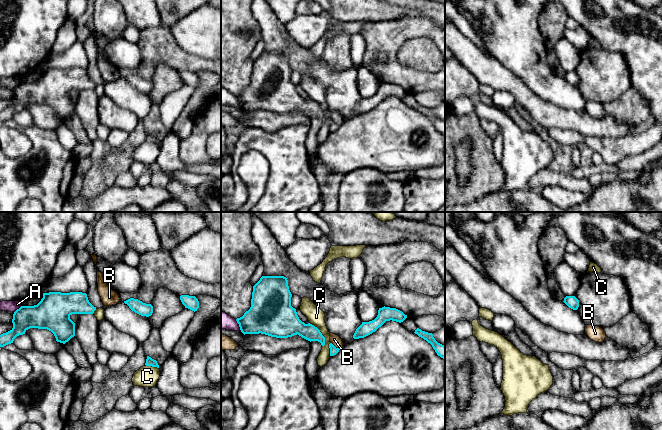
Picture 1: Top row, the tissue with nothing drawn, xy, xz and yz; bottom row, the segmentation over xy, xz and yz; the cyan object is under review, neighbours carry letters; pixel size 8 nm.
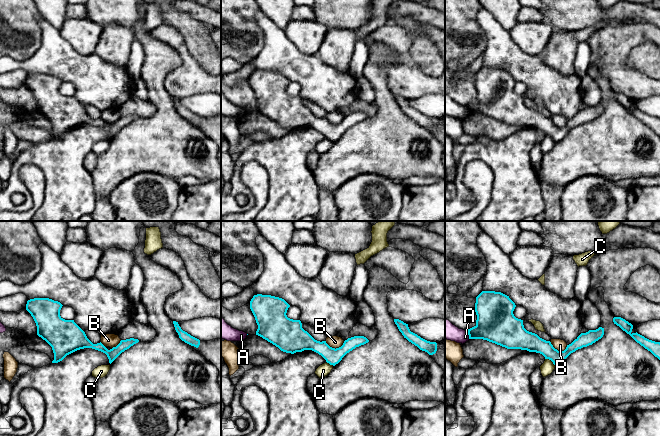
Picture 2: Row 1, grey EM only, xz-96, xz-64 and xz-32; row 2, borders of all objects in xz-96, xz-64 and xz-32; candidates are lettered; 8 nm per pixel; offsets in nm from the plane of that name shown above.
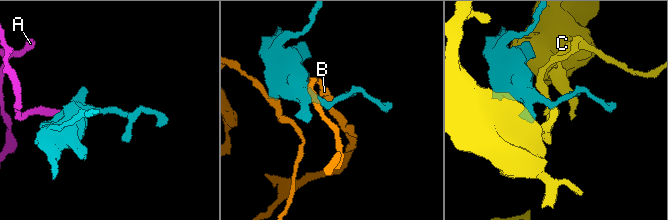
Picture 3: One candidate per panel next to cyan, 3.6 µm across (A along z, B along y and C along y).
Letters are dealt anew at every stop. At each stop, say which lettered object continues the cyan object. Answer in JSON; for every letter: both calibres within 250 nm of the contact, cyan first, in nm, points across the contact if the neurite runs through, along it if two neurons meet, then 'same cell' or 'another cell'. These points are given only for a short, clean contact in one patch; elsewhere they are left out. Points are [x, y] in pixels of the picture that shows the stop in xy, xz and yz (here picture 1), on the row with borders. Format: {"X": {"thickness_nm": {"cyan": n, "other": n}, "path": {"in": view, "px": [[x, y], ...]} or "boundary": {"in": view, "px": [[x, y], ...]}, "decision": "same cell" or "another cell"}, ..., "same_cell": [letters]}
{"A": {"thickness_nm": {"cyan": 320, "other": 140}, "boundary": {"in": "xz", "px": [[235, 319], [241, 331]]}, "decision": "another cell"}, "B": {"thickness_nm": {"cyan": 60, "other": 80}, "boundary": {"in": "xz", "px": [[331, 342], [339, 349]]}, "decision": "another cell"}, "C": {"thickness_nm": {"cyan": 170, "other": 140}, "decision": "another cell"}, "same_cell": []}

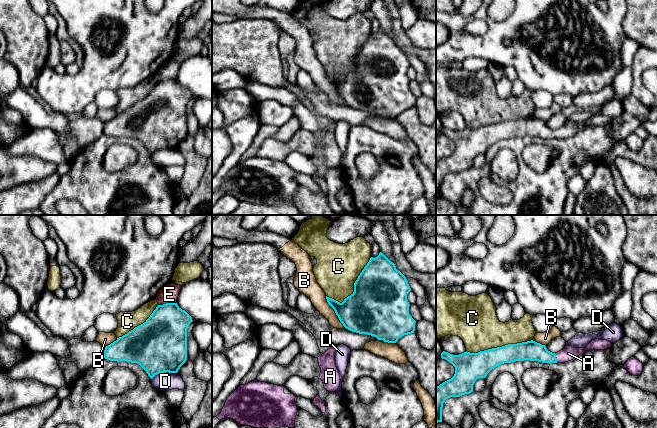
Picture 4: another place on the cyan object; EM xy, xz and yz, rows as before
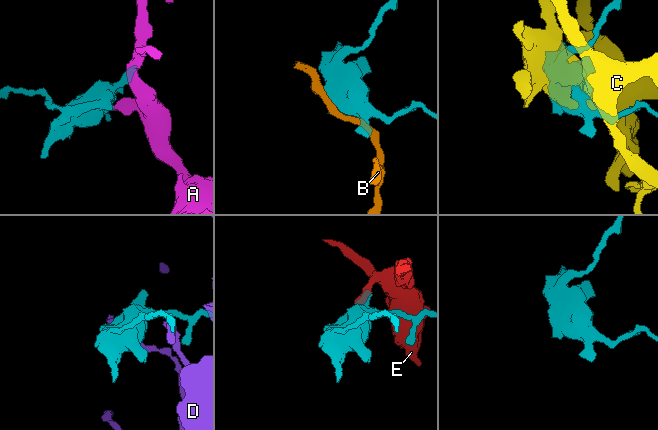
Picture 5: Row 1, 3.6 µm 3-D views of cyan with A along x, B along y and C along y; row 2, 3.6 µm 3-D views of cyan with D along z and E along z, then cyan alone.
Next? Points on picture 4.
{"A": {"thickness_nm": {"cyan": 160, "other": 110}, "path": {"in": "yz", "px": [[530, 350], [556, 358], [568, 353]]}, "decision": "same cell"}, "B": {"thickness_nm": {"cyan": 360, "other": 140}, "decision": "another cell"}, "C": {"thickness_nm": {"cyan": 200, "other": 340}, "decision": "another cell"}, "D": {"thickness_nm": {"cyan": 440, "other": 150}, "decision": "another cell"}, "E": {"thickness_nm": {"cyan": 360, "other": 140}, "boundary": {"in": "xy", "px": [[175, 302], [166, 302], [159, 305]]}, "decision": "another cell"}, "same_cell": ["A"]}

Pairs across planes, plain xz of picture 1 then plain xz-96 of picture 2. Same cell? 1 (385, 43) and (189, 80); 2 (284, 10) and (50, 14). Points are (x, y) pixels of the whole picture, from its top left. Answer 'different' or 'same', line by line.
1: same
2: same

